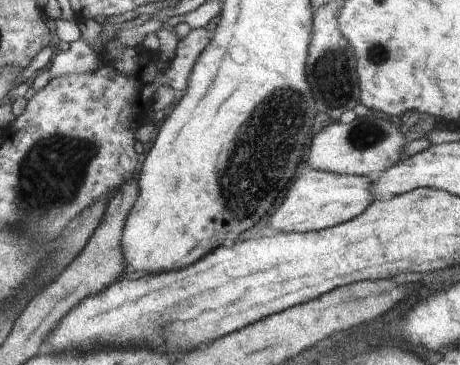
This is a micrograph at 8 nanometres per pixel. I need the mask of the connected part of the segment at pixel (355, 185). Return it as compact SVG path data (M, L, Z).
M298 170L286 195L274 207L269 226L278 232L312 232L324 230L360 216L375 199L370 184L372 176L336 174L324 170Z

